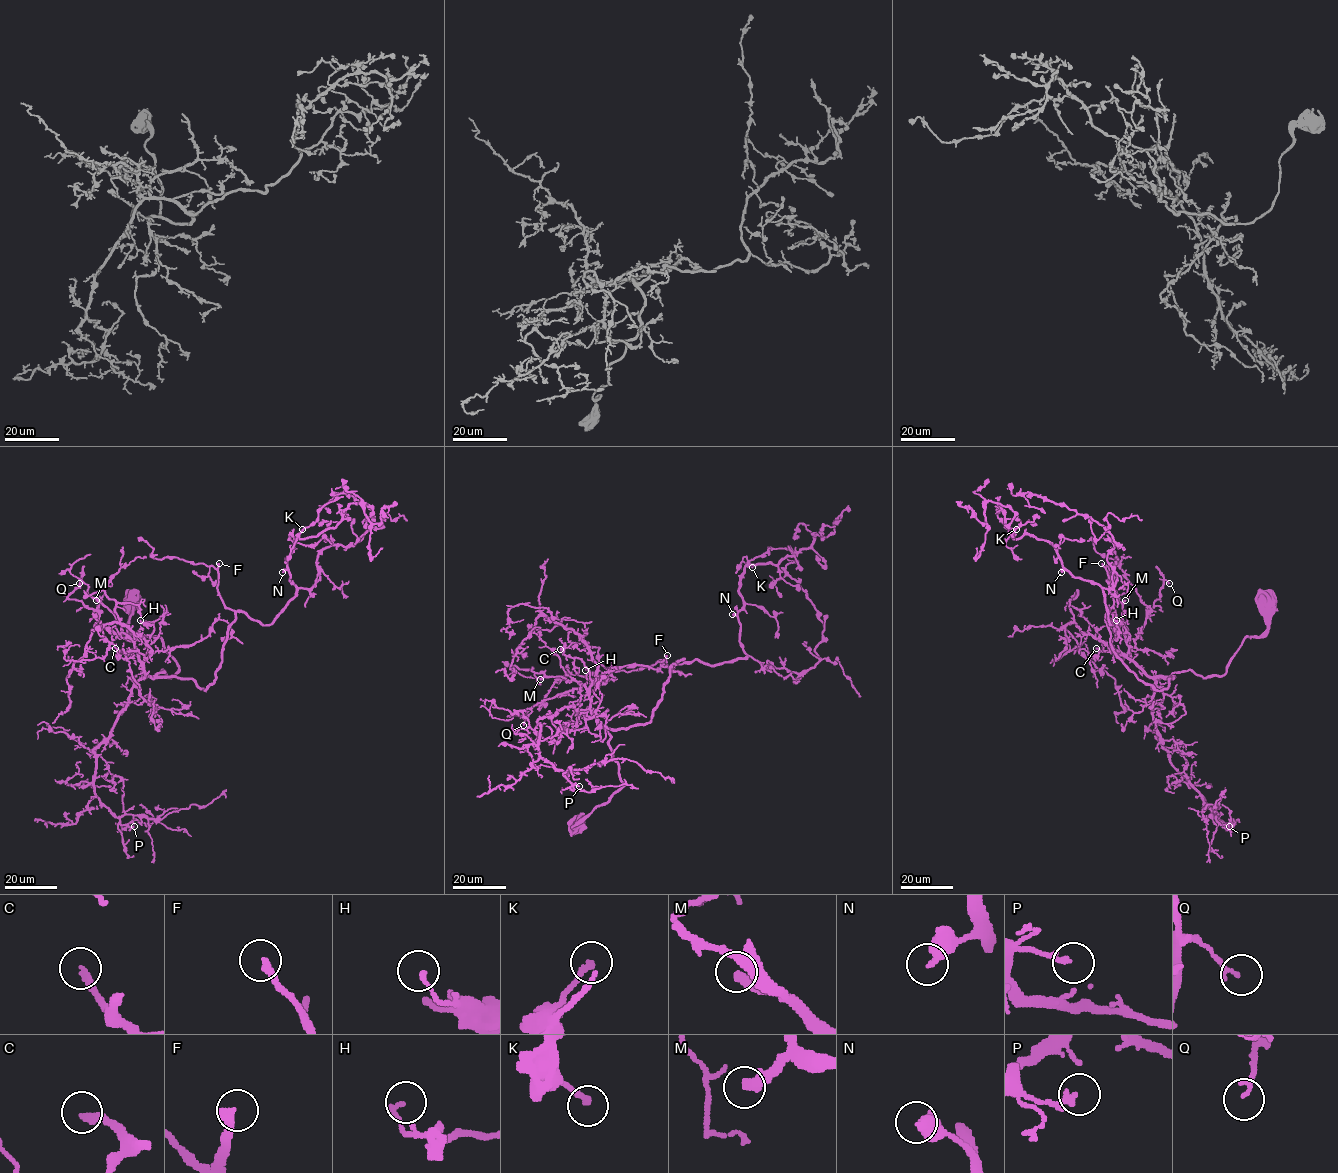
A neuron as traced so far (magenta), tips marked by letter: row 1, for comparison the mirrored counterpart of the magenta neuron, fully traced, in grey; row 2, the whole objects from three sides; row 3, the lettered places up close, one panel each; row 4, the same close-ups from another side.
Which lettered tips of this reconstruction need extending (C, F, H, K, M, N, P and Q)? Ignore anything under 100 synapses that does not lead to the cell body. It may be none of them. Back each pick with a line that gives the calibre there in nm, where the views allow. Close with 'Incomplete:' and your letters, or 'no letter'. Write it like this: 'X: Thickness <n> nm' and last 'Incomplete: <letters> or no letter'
F: Thickness 320 nm
Incomplete: F

